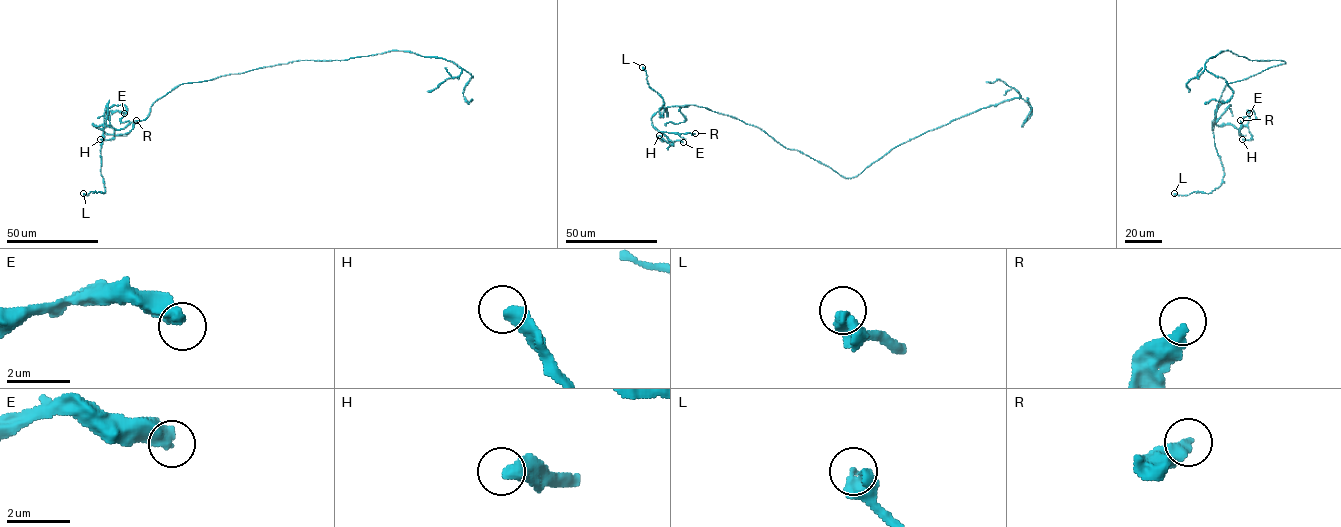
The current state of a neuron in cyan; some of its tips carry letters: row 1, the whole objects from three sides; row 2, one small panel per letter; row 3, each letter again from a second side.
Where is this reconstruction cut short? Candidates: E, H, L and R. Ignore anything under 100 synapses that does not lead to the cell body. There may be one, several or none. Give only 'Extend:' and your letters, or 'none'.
Extend: none

